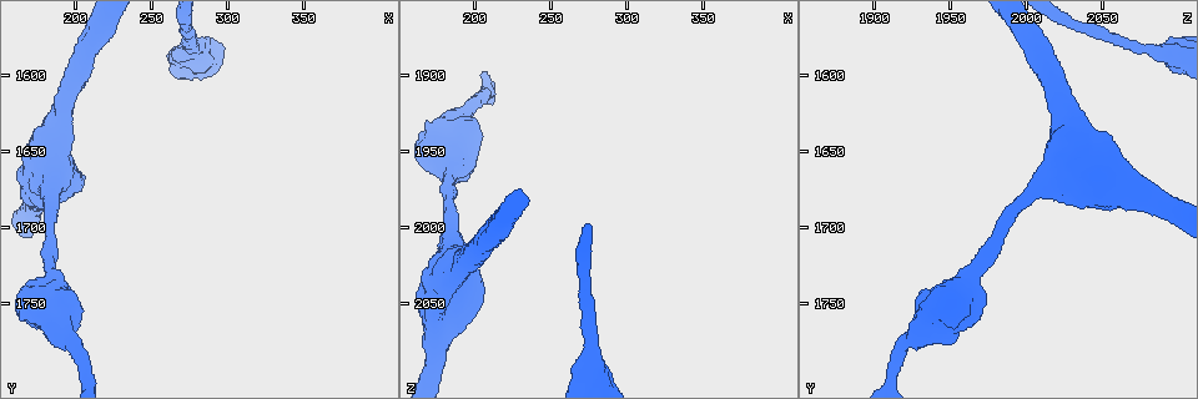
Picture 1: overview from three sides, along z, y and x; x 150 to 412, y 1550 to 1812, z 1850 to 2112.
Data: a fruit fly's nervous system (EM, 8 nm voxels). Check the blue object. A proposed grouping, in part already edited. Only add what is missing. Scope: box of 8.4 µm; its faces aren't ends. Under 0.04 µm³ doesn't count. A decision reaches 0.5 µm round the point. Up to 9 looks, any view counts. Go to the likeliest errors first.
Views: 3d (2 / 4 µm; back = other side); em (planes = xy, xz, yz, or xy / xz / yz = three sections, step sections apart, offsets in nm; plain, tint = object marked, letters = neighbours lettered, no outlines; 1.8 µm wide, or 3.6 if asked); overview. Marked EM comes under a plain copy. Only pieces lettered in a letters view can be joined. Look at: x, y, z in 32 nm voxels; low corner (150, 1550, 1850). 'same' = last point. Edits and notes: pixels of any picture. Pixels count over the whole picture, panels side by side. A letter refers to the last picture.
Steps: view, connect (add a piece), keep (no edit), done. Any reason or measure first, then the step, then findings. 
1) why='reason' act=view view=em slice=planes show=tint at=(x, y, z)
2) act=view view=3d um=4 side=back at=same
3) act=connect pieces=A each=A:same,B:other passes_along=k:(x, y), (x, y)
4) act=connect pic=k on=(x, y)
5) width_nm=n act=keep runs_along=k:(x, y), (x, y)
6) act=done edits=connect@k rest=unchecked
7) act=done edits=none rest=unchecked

why='sudden change in width' act=view view=em um=3.6 slice=planes show=tint at=(184, 1674, 2006)

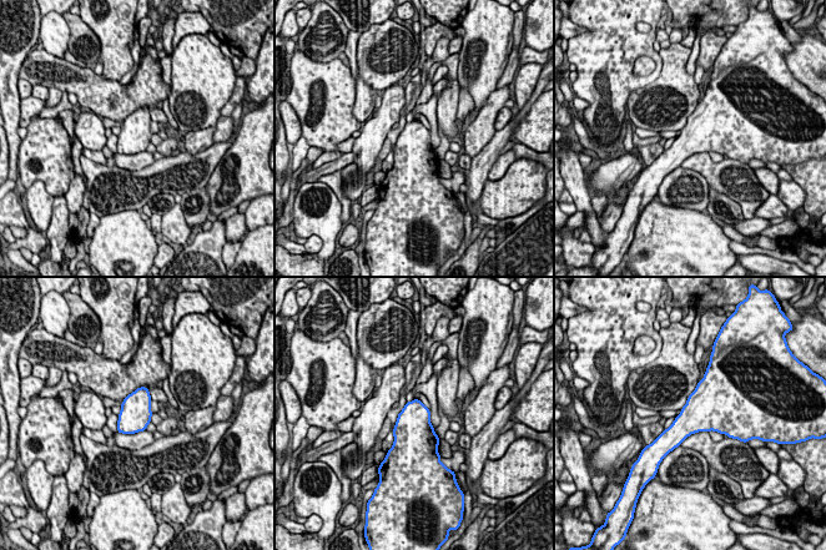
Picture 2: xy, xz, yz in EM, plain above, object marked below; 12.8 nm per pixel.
act=view view=em um=3.6 slice=planes show=letters at=same

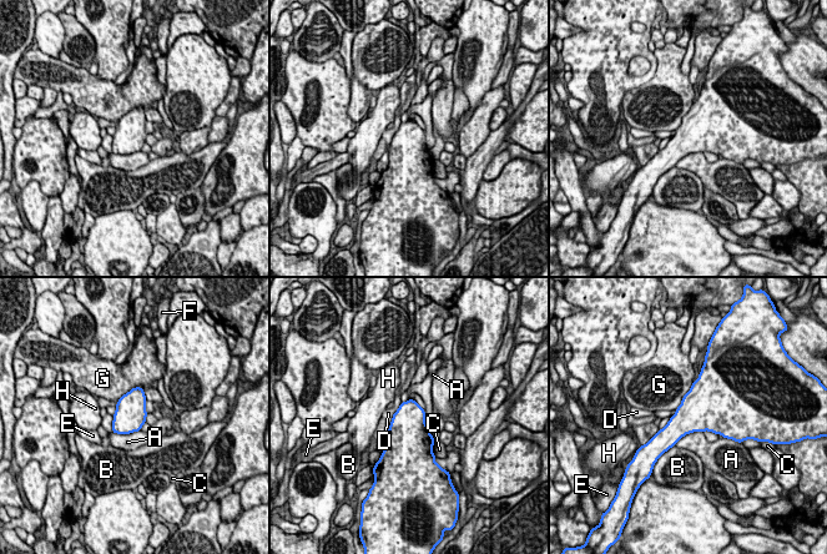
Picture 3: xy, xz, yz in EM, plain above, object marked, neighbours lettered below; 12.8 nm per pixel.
act=keep each=A:other,B:other,C:other,D:other,E:other,F:other,G:other,H:other border=3:(146, 396), (132, 387), (116, 402) found='none of them fits'

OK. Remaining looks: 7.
why='an open end' act=view view=3d um=4 at=(184, 1628, 2040)

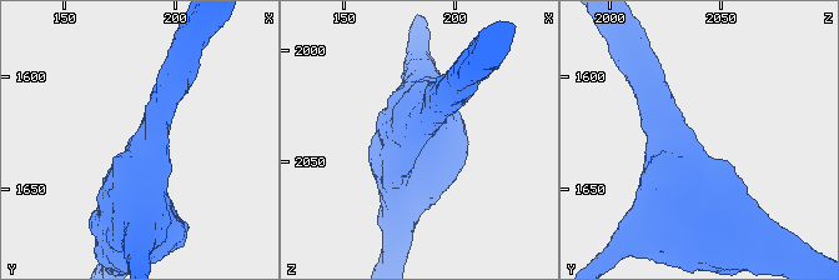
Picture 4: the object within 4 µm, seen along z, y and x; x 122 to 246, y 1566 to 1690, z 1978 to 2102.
act=view view=em um=3.6 slice=planes show=letters at=(184, 1629, 2040)

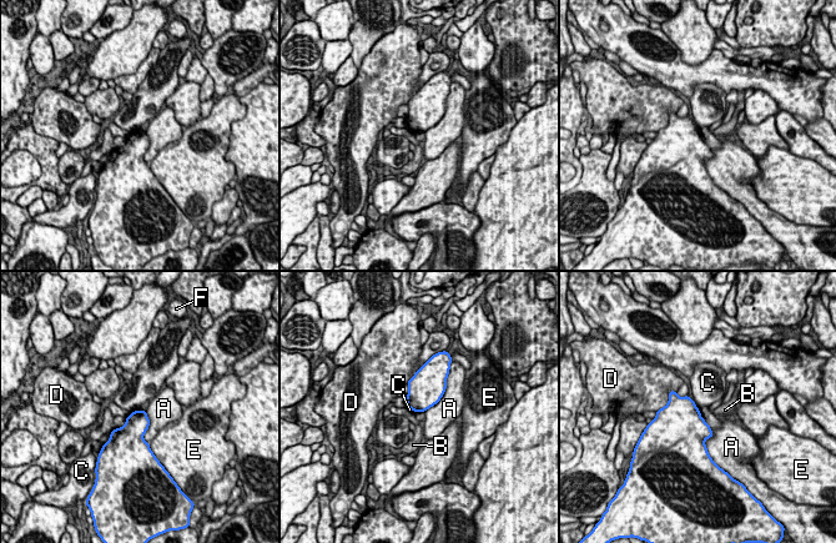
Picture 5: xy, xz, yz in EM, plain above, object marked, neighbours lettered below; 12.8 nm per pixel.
act=keep each=A:other,B:other,C:other,D:other,E:other,F:other border=5:(140, 408), (131, 412) found='none of them fits'

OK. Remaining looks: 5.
act=view view=em um=3.6 slice=xy step=4 show=tint at=(186, 1766, 1932)

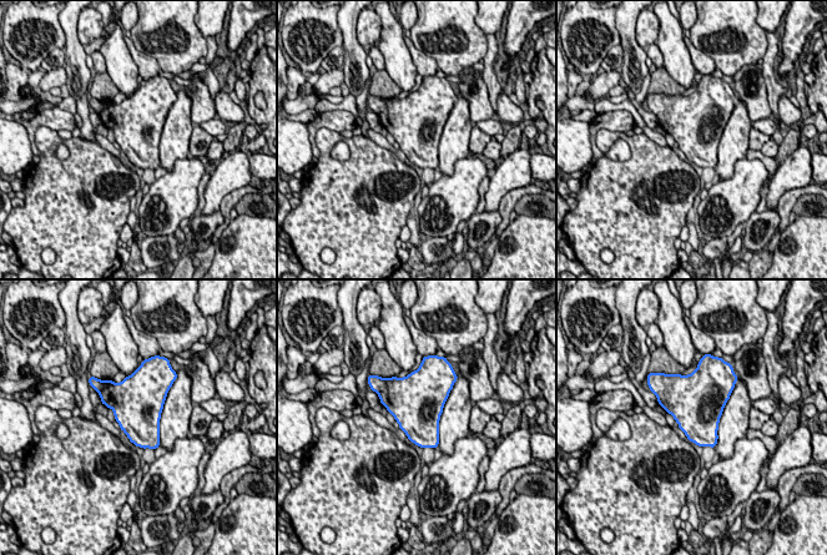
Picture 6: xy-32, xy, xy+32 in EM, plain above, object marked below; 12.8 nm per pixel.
act=view view=em um=3.6 slice=planes show=letters at=same

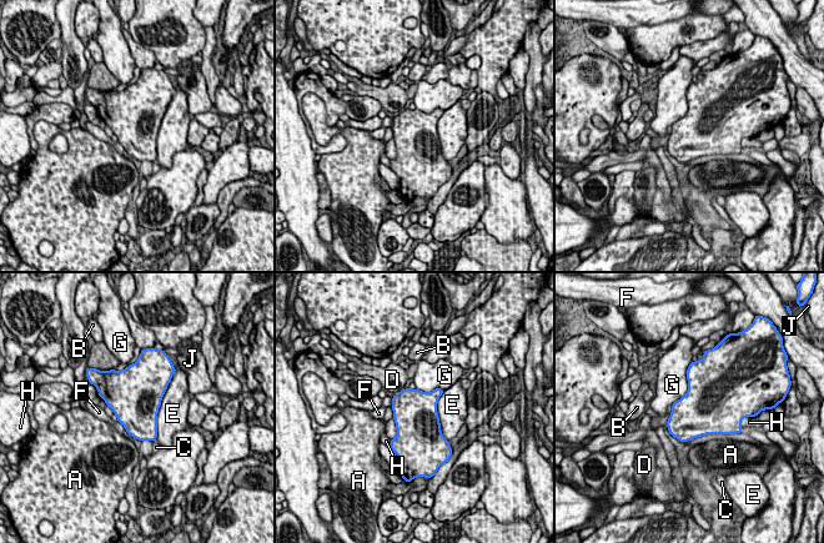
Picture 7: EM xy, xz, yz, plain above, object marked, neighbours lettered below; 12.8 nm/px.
width_nm=600 longest_contact=E:750nm act=keep each=A:other,B:other,C:other,D:other,E:other,F:other,G:other,H:other,J:other found='none of them fits'

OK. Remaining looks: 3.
why='sudden change in width' act=view view=em um=3.6 slice=yz step=8 show=tint at=(174, 1676, 2070)

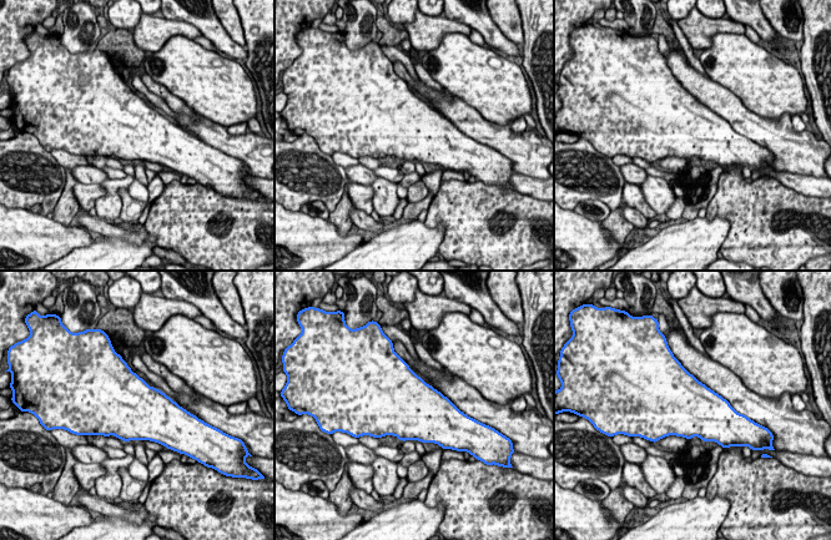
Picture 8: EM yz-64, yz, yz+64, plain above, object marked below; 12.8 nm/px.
act=view view=em um=3.6 slice=planes show=tint at=same

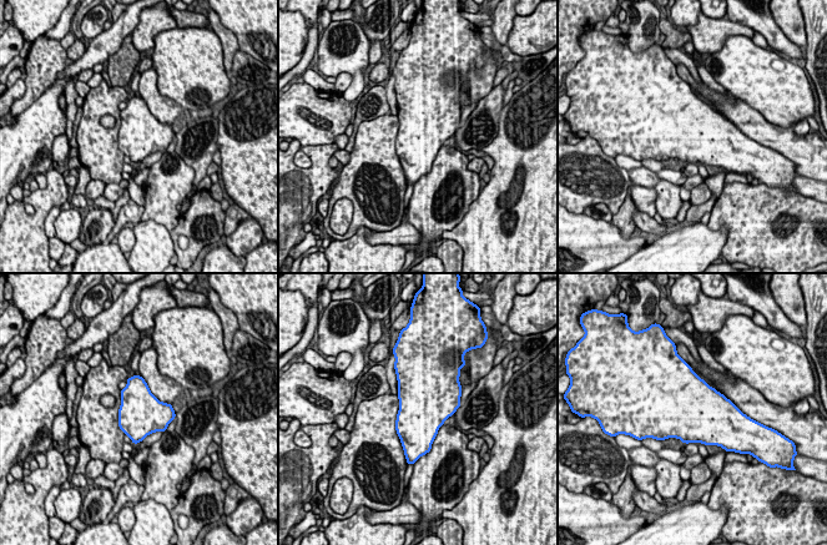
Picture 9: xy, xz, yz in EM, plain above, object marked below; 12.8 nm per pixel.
act=view view=em um=3.6 slice=planes show=letters at=same

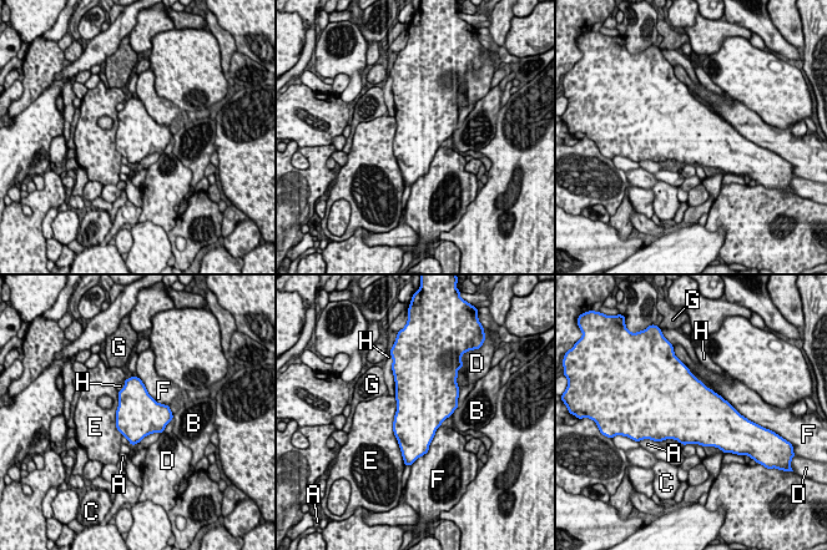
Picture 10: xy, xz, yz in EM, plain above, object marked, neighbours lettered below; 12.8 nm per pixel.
act=keep each=A:other,B:other,C:other,D:other,E:other,F:other,G:other,H:other border=10:(394, 395), (393, 434), (402, 454) found='none of them fits'

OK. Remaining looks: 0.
act=done edits=none rest=unchecked

